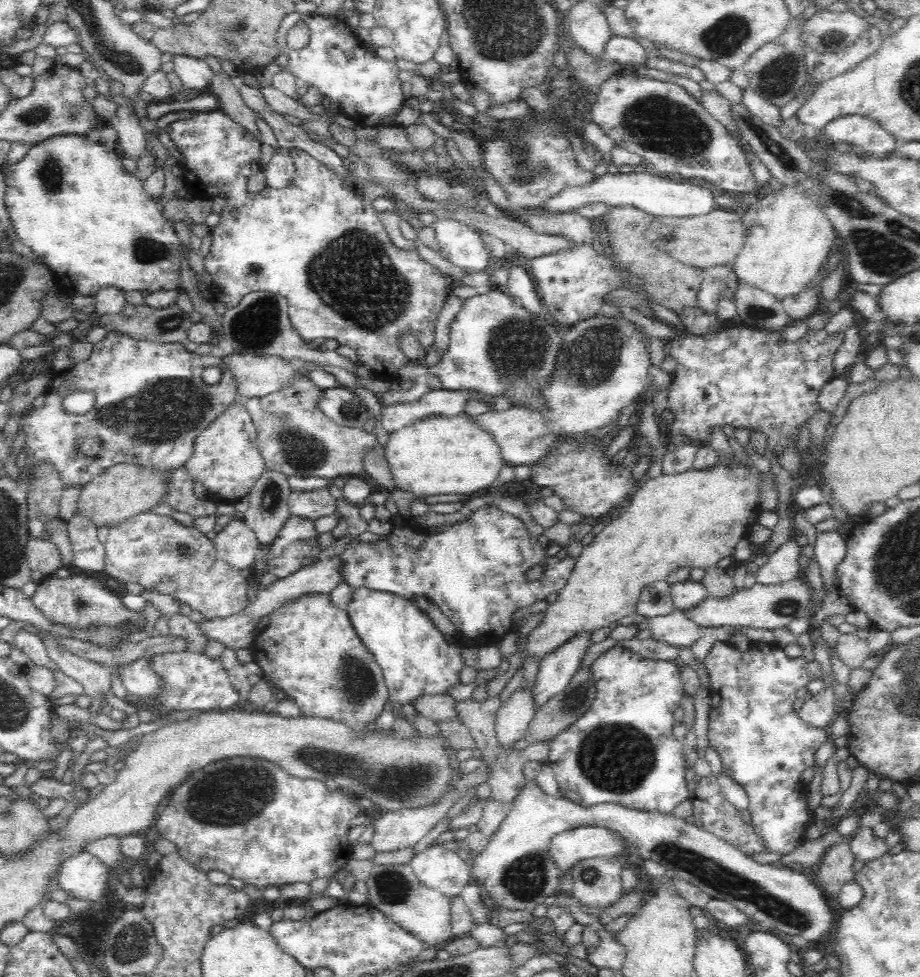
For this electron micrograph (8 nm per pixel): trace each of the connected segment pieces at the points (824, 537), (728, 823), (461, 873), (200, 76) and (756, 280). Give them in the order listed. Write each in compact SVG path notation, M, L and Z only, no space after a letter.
M840 532L817 533L813 548L814 560L819 564L825 588L834 584L832 576L847 553L846 541Z
M713 774L700 778L696 787L691 788L691 803L693 814L687 820L687 824L700 824L702 830L711 832L714 837L720 838L724 843L738 848L744 854L750 856L758 852L764 852L762 842L752 829L750 824L744 824L741 815L734 809L722 794L718 779Z
M439 842L414 856L410 864L421 884L449 898L459 896L470 882L471 865Z
M174 54L173 70L187 88L207 88L212 80L213 72L202 58L187 54Z
M783 187L781 190L761 197L756 204L751 204L747 211L741 213L743 223L747 228L747 237L742 250L737 254L732 264L734 285L744 283L746 287L760 289L781 301L786 297L802 292L822 266L827 262L830 247L839 240L834 225L824 215L822 207L804 195L800 187Z

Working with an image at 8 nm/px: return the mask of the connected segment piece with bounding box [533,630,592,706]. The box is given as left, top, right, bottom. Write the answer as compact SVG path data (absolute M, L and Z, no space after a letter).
M582 630L543 656L533 690L537 706L542 706L550 696L564 690L574 673L579 671L580 662L592 644L591 633Z

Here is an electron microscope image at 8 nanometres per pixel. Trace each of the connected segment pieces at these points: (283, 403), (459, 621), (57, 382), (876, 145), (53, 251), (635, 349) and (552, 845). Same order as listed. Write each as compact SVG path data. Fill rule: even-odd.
M303 372L292 385L263 398L244 401L257 430L257 445L266 469L286 477L322 479L355 476L363 470L362 452L377 443L375 432L340 427L320 409L324 389L312 383Z
M486 507L470 514L468 520L447 527L445 531L429 535L421 529L408 528L398 523L394 525L395 534L386 540L375 543L362 543L360 540L348 545L339 556L343 558L343 580L354 589L369 588L380 592L389 592L409 598L414 594L424 595L438 604L452 624L456 627L458 637L462 639L480 638L480 636L504 636L513 631L514 614L517 610L532 606L539 600L561 590L566 586L570 573L573 571L576 559L553 558L548 564L544 578L530 580L526 572L536 568L546 561L542 544L538 538L531 535L526 524L513 514L506 514L496 507Z
M107 332L100 342L93 344L88 360L75 364L65 371L64 376L56 375L47 386L45 396L42 406L17 420L17 427L22 430L25 440L21 451L25 453L29 467L24 482L30 484L34 472L44 464L50 464L60 476L62 490L73 485L82 488L118 464L134 464L154 473L184 468L198 432L208 428L238 399L234 378L221 358L191 354L180 343L154 344L118 332ZM212 367L220 368L222 378L211 386L204 382L202 373ZM76 392L90 392L94 396L94 405L86 414L70 414L64 409L64 398Z
M860 115L838 117L822 132L823 136L832 143L844 142L844 144L862 146L865 155L877 159L891 157L897 143L876 120Z
M56 136L30 147L28 154L14 166L6 166L3 168L3 178L7 189L5 192L4 205L6 205L7 213L11 218L12 229L17 235L18 240L28 246L40 262L46 265L63 291L70 296L96 296L104 287L114 287L118 291L124 291L124 294L132 291L146 290L148 294L158 291L175 291L181 288L181 242L176 237L176 233L172 224L163 215L162 207L159 203L145 191L142 181L136 178L136 175L130 175L129 172L122 167L119 153L108 150L106 147L98 143L93 136Z
M598 315L576 323L563 336L558 368L544 388L544 397L550 405L548 416L524 408L510 408L470 418L494 437L506 465L530 465L540 460L550 446L556 446L562 434L578 436L580 432L592 432L617 419L623 408L635 403L636 396L648 387L653 369L647 351L649 337L625 318Z
M586 826L560 832L548 844L547 856L554 867L564 875L582 860L609 856L618 857L625 845L615 837L615 831L605 827Z

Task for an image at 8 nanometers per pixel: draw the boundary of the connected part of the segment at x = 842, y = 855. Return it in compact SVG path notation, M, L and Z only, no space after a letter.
M840 842L833 845L819 863L817 884L826 896L836 898L846 884L855 883L855 857L850 844Z

